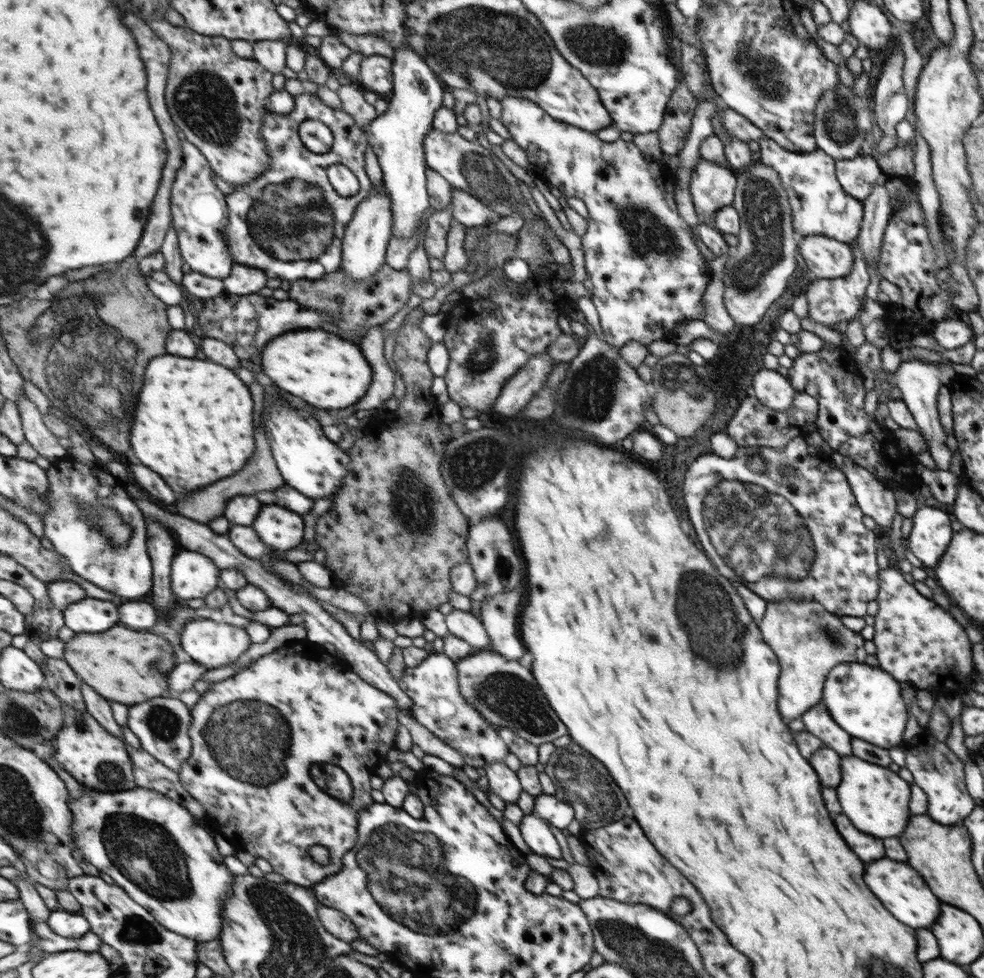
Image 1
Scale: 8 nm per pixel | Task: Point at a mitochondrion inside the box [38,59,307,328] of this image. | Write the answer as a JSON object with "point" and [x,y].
{"point":[203,101]}

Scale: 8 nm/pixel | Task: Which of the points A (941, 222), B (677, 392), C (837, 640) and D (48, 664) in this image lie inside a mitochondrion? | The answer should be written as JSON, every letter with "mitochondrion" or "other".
{"A":"other","B":"mitochondrion","C":"mitochondrion","D":"other"}

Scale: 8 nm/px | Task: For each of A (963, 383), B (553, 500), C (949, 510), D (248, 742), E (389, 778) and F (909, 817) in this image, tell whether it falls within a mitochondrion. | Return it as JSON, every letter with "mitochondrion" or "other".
{"A":"other","B":"other","C":"other","D":"mitochondrion","E":"other","F":"other"}

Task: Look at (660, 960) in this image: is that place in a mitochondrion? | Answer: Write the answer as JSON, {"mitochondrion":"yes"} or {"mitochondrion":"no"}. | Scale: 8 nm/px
{"mitochondrion":"yes"}

